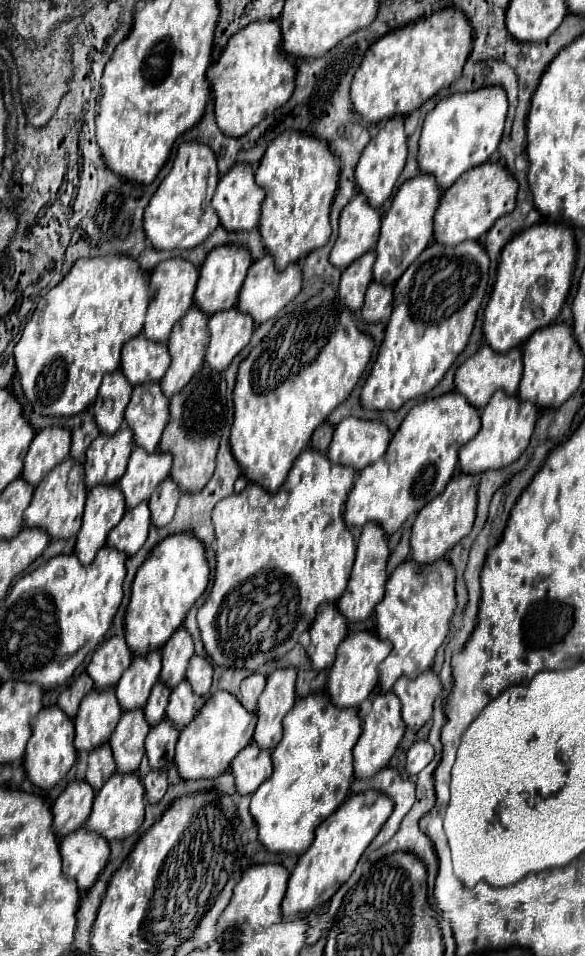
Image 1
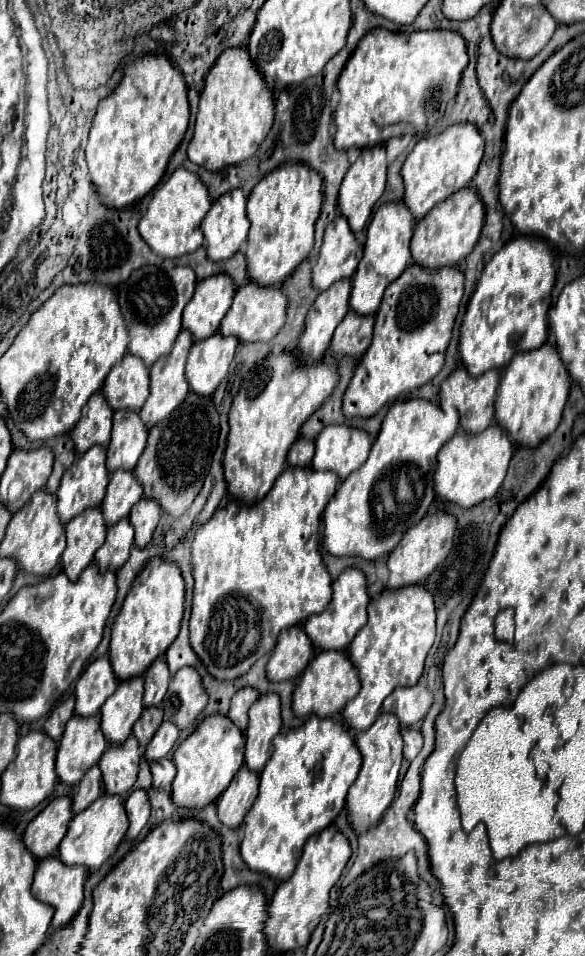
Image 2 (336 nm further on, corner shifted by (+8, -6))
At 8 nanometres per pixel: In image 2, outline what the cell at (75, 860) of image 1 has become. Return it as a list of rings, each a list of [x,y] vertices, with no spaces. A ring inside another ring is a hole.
[[[54,856],[38,862],[32,896],[56,910],[52,930],[66,926],[82,908],[86,874],[86,868],[70,868]]]

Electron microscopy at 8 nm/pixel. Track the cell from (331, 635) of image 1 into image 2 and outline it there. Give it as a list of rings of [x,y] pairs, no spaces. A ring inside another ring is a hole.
[[[302,626],[286,628],[278,634],[278,644],[266,664],[266,678],[270,682],[296,680],[314,656],[314,646]]]

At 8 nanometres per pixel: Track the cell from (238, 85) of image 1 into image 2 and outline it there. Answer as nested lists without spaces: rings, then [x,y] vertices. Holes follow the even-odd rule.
[[[230,48],[222,52],[204,80],[196,130],[188,144],[188,158],[212,172],[244,162],[254,156],[260,142],[270,132],[272,120],[274,98],[262,80],[262,74],[256,70],[244,48]]]

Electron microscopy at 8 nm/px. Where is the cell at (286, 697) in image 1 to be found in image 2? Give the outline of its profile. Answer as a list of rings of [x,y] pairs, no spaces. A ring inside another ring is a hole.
[[[264,694],[252,704],[248,714],[250,714],[250,722],[248,722],[248,728],[246,728],[246,766],[250,770],[254,770],[256,774],[260,774],[262,768],[266,766],[266,760],[270,758],[272,738],[280,732],[280,726],[282,726],[280,698],[276,694]]]

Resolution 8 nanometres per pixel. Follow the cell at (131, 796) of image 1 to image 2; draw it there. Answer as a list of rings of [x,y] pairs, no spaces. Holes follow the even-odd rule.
[[[104,794],[70,820],[70,828],[58,848],[58,858],[68,866],[78,864],[84,866],[86,870],[96,870],[102,866],[104,860],[108,860],[116,852],[126,830],[128,830],[128,818],[126,818],[122,798]]]

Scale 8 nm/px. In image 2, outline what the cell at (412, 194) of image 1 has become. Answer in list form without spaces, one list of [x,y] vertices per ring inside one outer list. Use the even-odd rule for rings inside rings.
[[[388,202],[376,210],[372,222],[368,226],[368,238],[364,244],[364,256],[358,264],[356,274],[352,276],[352,294],[350,308],[358,312],[358,316],[376,314],[378,304],[382,302],[384,290],[390,282],[394,282],[410,264],[410,240],[412,240],[414,216],[406,208],[404,202]]]

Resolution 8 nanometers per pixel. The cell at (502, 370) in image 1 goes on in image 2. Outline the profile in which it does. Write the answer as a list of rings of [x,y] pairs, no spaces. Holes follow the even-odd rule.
[[[456,368],[440,386],[440,406],[454,406],[460,412],[460,428],[466,434],[484,432],[494,422],[494,398],[498,390],[500,374],[498,370],[490,370],[478,378],[472,378],[464,368]]]

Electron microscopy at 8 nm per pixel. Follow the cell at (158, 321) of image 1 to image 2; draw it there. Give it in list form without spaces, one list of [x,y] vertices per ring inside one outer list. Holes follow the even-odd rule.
[[[142,266],[136,268],[130,278],[116,288],[118,304],[124,314],[124,322],[130,332],[128,352],[140,356],[150,368],[158,358],[168,356],[178,332],[182,330],[182,310],[192,300],[196,286],[196,274],[190,266]]]

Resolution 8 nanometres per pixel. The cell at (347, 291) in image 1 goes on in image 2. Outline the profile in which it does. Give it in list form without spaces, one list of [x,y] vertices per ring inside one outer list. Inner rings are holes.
[[[340,280],[328,290],[320,292],[314,300],[306,316],[304,332],[296,346],[296,352],[304,364],[314,364],[326,354],[334,328],[344,320],[346,312],[350,310],[350,290],[350,280]]]

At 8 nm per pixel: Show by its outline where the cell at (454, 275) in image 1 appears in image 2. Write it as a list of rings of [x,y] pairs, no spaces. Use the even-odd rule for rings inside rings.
[[[412,264],[386,288],[380,310],[376,312],[372,344],[358,362],[346,388],[342,406],[344,416],[374,416],[386,402],[394,402],[398,396],[410,394],[412,390],[428,384],[440,372],[462,292],[464,274],[456,266],[430,272]]]

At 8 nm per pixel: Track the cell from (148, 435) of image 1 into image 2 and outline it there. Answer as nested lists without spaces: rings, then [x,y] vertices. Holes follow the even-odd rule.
[[[116,410],[112,438],[106,448],[106,468],[114,472],[118,468],[132,470],[144,452],[148,428],[134,410]]]

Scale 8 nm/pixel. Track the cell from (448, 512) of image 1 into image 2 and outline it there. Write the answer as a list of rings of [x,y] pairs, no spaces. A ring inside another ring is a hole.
[[[436,512],[432,516],[424,516],[418,524],[414,524],[414,528],[410,528],[410,532],[406,532],[406,536],[402,536],[398,548],[394,548],[394,552],[390,552],[390,556],[388,556],[388,570],[390,570],[388,588],[398,590],[404,586],[422,584],[430,576],[430,572],[438,564],[442,564],[444,558],[448,556],[448,552],[452,548],[454,530],[456,530],[456,518],[446,512]]]

